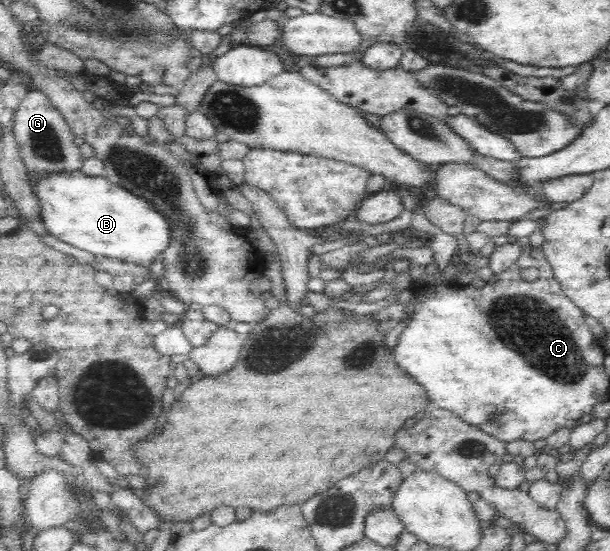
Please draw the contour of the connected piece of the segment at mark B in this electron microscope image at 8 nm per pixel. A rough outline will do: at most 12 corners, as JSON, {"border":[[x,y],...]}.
{"border":[[80,171],[31,181],[52,236],[147,267],[171,226],[149,200]]}

